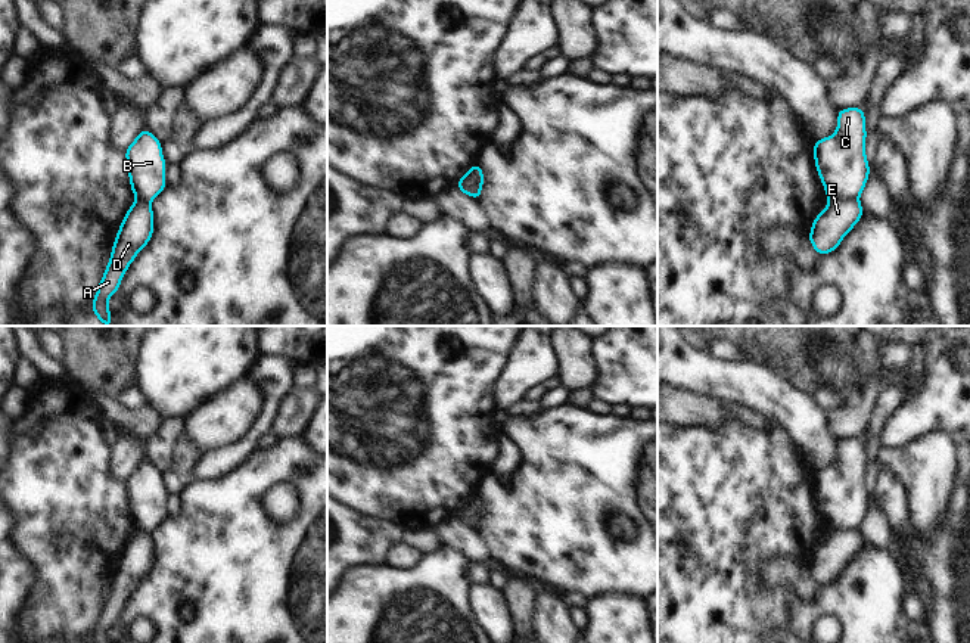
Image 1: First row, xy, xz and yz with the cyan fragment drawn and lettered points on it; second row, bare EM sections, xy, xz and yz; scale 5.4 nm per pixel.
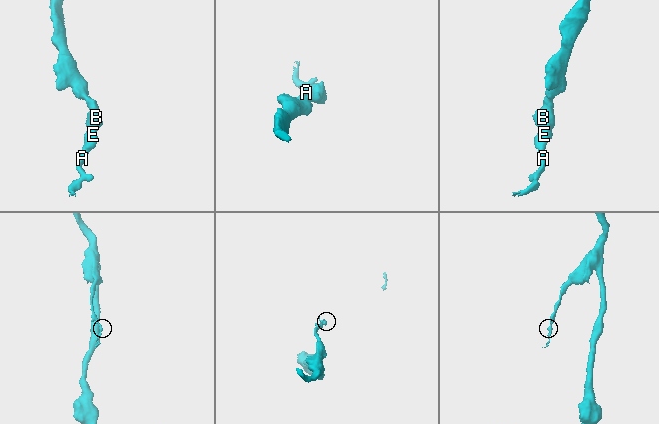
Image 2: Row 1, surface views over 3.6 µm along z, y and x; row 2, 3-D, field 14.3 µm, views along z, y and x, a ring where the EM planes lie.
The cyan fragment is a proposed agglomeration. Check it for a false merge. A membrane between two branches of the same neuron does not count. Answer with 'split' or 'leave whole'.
split

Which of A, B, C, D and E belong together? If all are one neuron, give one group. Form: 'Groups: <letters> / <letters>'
Groups: A D E / B C

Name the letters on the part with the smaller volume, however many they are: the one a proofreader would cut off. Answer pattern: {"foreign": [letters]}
{"foreign": ["A", "D", "E"]}

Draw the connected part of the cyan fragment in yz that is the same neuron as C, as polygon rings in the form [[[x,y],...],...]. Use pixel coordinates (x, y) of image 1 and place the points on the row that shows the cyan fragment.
[[[846,108],[837,111],[836,133],[814,143],[815,168],[828,201],[859,199],[870,175],[865,139],[865,112]]]

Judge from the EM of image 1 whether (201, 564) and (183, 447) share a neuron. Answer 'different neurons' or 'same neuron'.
different neurons

